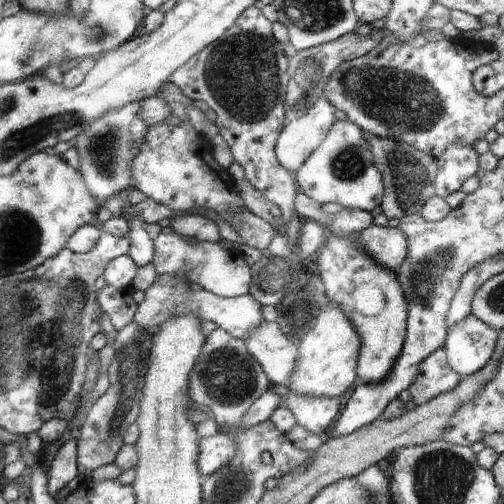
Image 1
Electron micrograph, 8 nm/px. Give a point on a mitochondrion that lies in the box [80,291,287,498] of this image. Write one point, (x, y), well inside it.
(226, 376)

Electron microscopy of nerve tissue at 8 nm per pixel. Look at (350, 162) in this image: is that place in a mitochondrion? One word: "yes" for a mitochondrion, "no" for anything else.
yes

